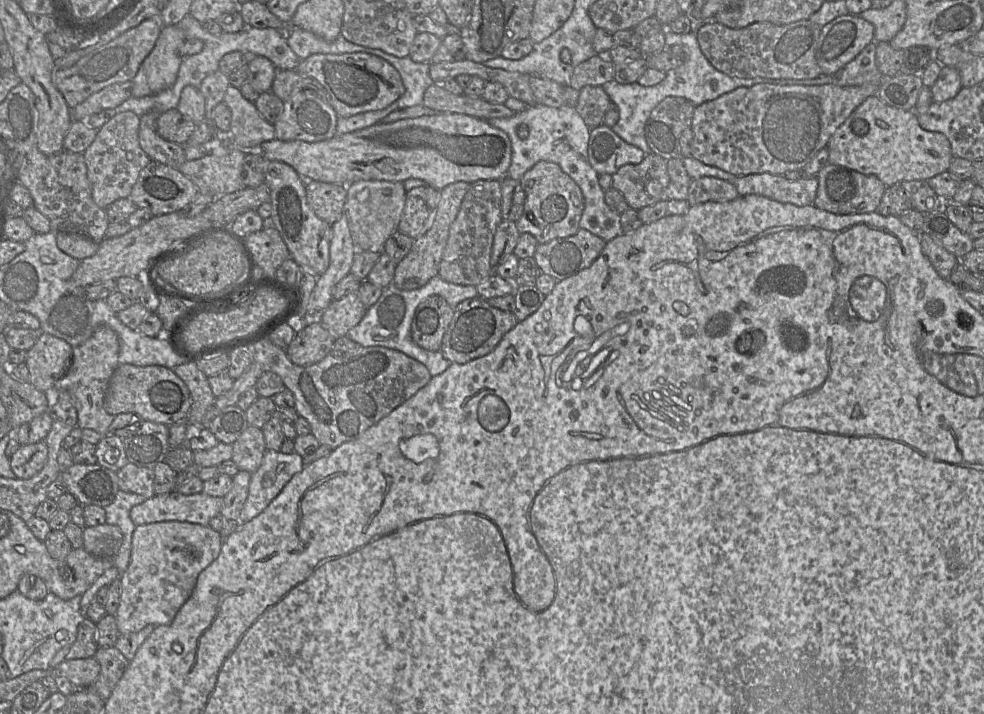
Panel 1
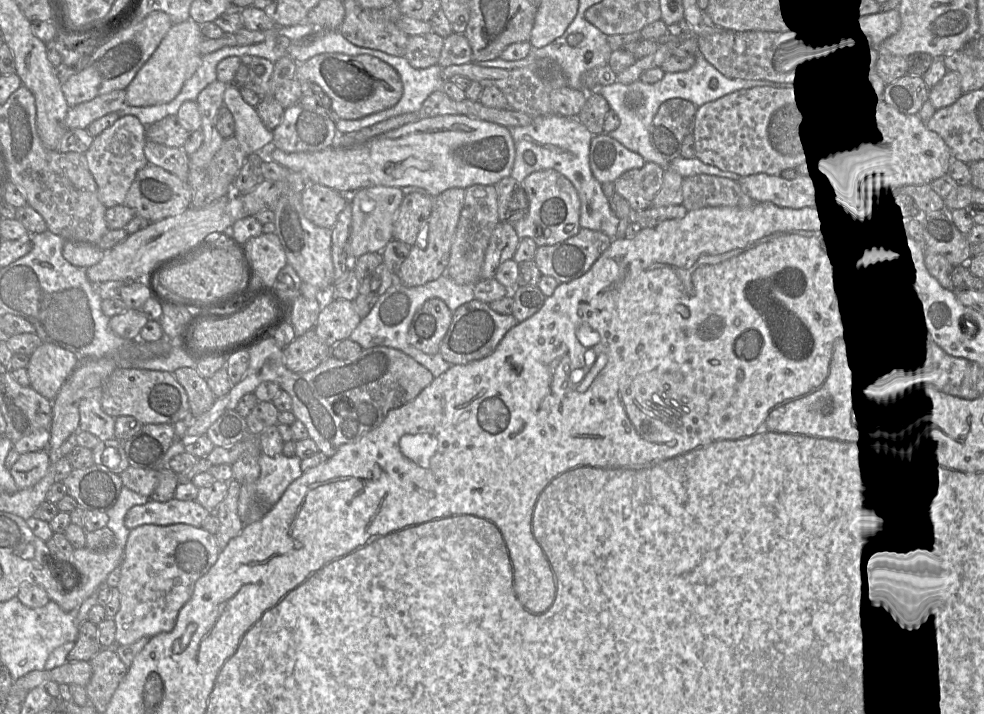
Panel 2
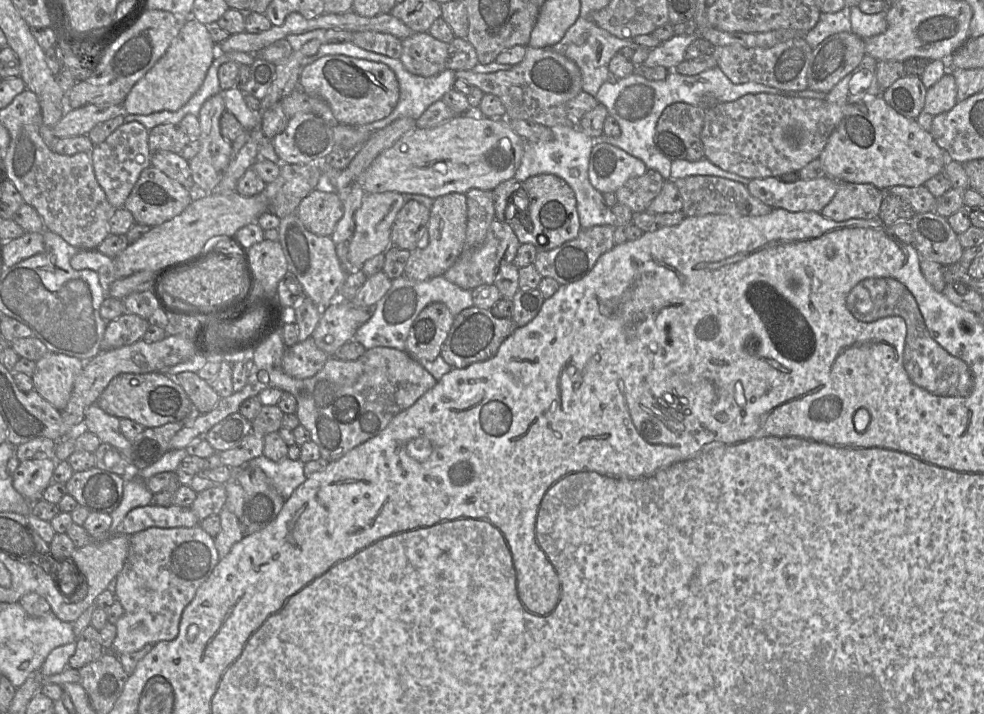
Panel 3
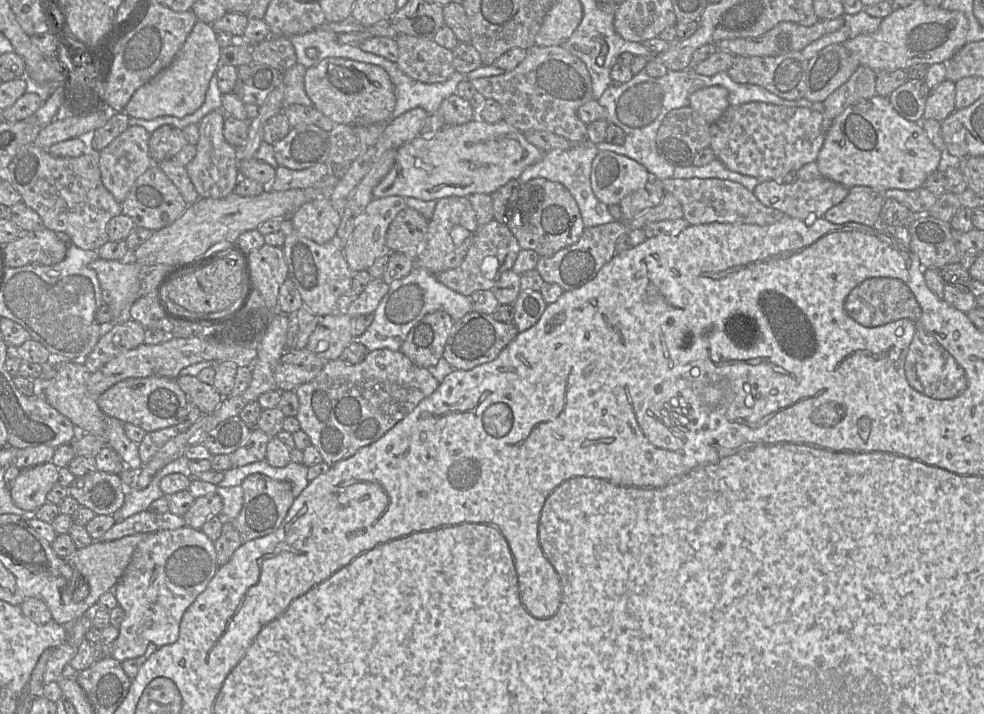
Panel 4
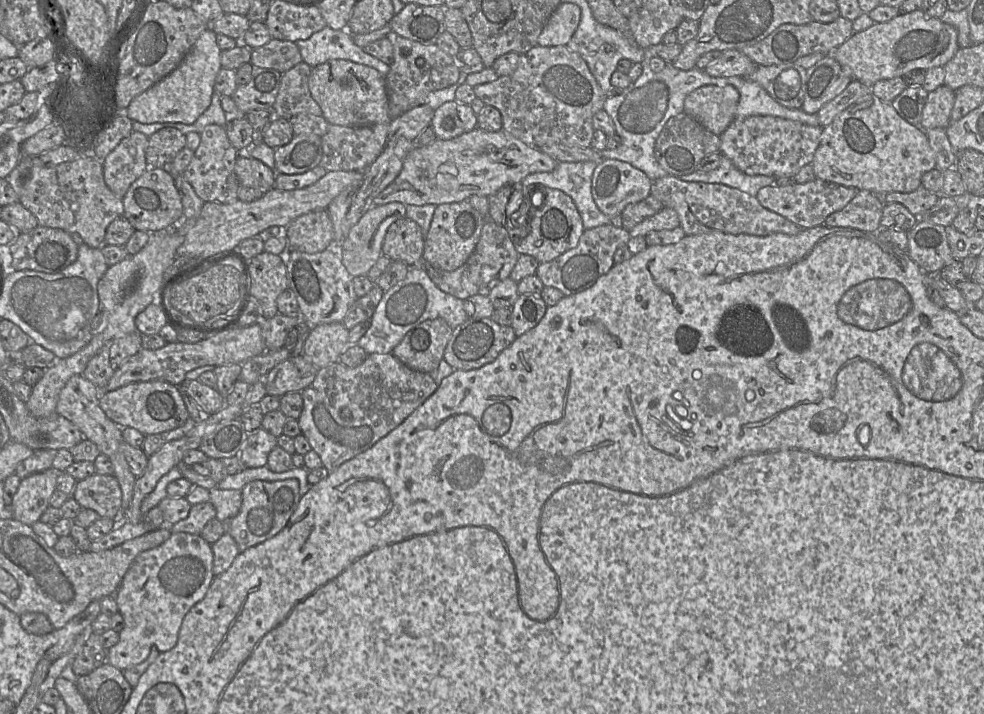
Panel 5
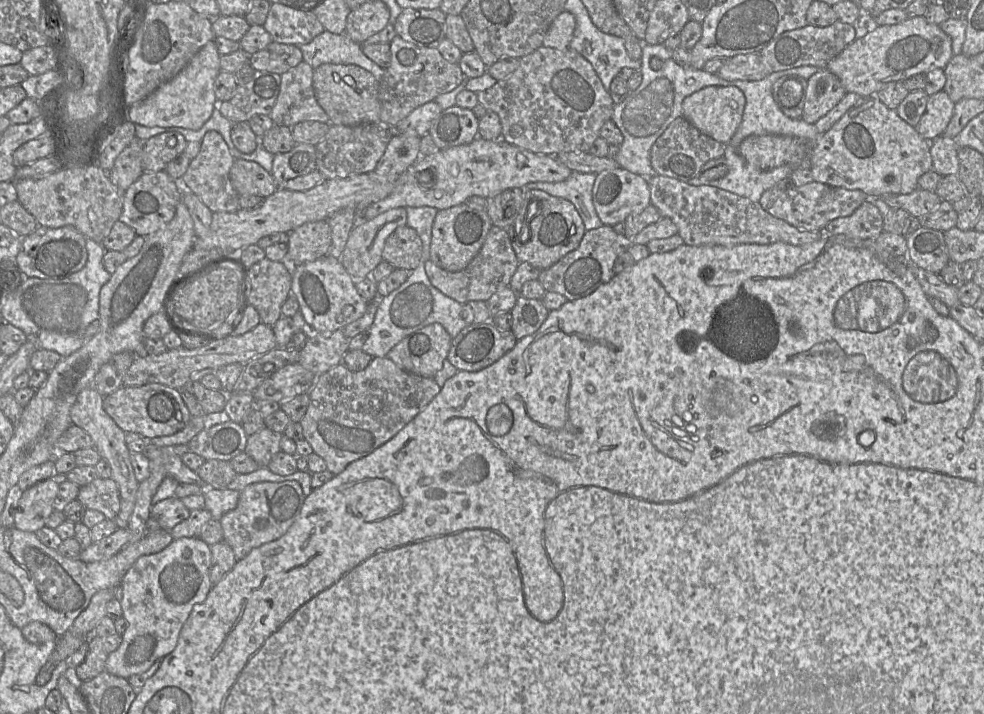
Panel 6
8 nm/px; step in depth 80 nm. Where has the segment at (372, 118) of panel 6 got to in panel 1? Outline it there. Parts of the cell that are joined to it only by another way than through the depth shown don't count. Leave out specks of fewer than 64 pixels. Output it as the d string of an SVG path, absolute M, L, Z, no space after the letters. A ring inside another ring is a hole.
M369 53L313 54L300 63L295 71L317 80L327 91L331 106L338 117L382 110L405 92L401 76L386 60Z

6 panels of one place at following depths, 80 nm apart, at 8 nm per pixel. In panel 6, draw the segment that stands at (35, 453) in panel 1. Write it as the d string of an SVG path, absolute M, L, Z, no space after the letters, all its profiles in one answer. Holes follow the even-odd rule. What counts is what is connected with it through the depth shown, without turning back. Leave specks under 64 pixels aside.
M49 478L24 490L14 512L14 527L33 533L44 527L54 511L53 503L59 495L58 487L58 483Z

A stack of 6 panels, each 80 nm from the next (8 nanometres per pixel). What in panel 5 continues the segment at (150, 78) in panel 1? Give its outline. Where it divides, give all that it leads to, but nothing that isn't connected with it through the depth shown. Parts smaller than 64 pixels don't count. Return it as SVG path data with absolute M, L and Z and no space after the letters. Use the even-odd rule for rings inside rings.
M204 30L179 65L153 86L132 99L126 108L126 115L143 124L176 122L193 124L209 107L214 92L214 82L221 67L221 49L216 33Z

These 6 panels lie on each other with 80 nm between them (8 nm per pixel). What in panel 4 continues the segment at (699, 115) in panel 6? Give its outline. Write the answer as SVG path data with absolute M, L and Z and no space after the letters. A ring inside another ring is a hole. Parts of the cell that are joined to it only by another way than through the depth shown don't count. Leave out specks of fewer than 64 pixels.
M723 86L705 87L691 93L689 106L711 125L729 108L728 94Z

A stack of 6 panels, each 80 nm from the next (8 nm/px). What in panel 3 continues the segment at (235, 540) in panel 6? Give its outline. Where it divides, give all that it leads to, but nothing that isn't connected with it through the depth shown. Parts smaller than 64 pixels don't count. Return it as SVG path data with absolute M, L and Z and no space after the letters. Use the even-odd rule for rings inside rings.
M240 466L233 471L233 480L245 491L244 512L240 520L244 536L269 526L281 512L285 500L258 466Z

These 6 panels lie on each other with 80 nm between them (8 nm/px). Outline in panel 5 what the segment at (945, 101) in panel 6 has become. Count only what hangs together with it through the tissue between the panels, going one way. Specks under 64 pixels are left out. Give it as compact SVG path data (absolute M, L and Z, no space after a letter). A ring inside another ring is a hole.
M945 84L929 92L922 111L920 127L924 131L934 128L946 129L951 121L954 104L955 91Z

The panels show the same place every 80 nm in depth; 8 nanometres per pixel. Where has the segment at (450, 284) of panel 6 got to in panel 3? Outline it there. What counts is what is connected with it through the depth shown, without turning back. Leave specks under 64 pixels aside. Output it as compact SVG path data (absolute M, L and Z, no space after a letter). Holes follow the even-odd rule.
M495 218L487 231L486 238L482 245L476 248L465 248L457 261L443 276L449 282L470 291L481 285L493 284L500 268L513 263L519 246L520 242L511 226Z

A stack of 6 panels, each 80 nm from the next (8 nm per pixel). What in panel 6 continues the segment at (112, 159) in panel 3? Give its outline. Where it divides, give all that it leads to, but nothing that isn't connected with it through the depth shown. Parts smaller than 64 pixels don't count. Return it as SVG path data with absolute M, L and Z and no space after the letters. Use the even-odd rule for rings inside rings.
M135 137L131 143L118 155L113 168L109 172L111 182L124 192L143 173L142 140Z

